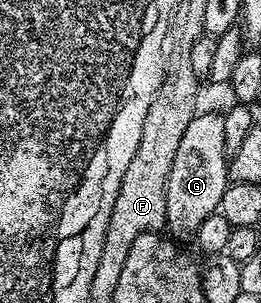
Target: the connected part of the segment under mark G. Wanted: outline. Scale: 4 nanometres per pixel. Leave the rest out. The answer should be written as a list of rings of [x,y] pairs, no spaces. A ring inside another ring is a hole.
[[[198,112],[193,121],[189,121],[184,136],[181,137],[180,147],[173,159],[173,166],[169,173],[169,181],[166,183],[166,230],[168,234],[177,241],[192,240],[197,229],[205,219],[219,208],[221,196],[228,185],[227,178],[227,156],[225,149],[225,123],[220,112],[203,113]]]

